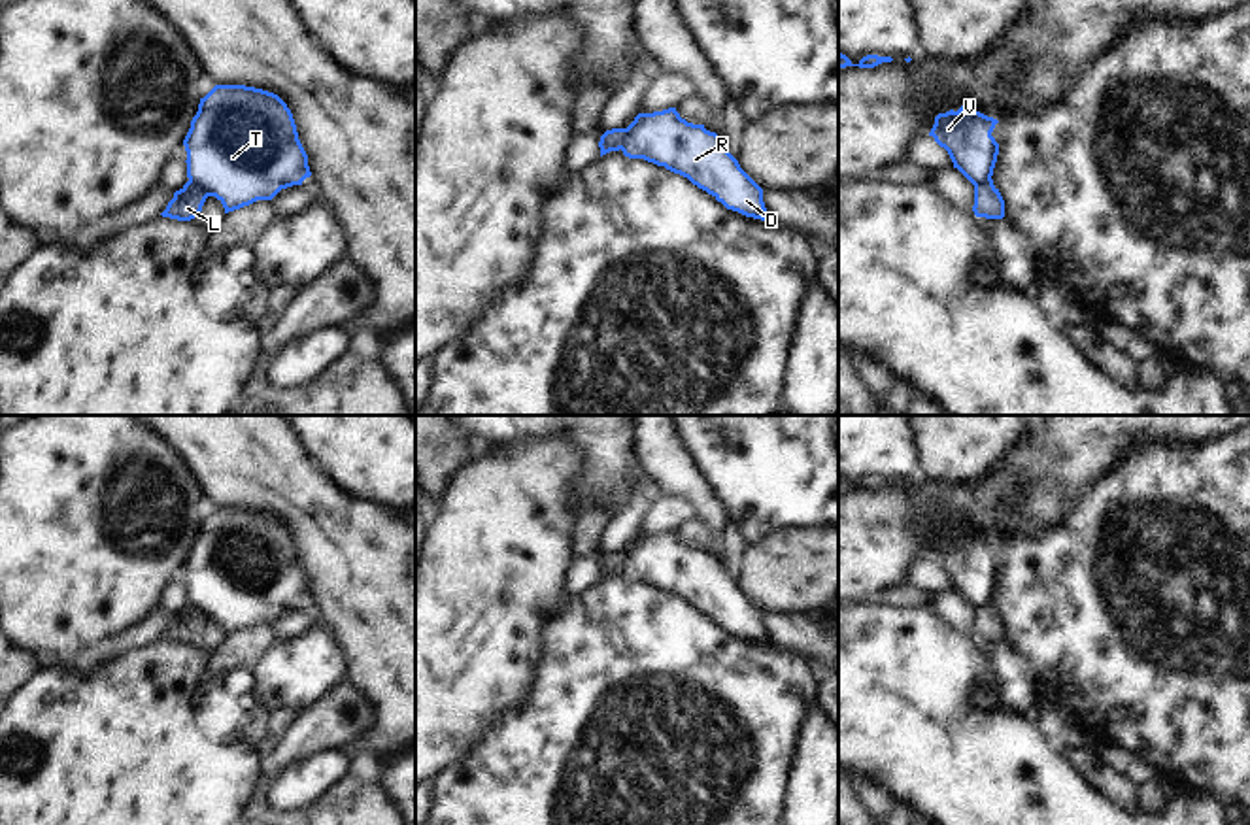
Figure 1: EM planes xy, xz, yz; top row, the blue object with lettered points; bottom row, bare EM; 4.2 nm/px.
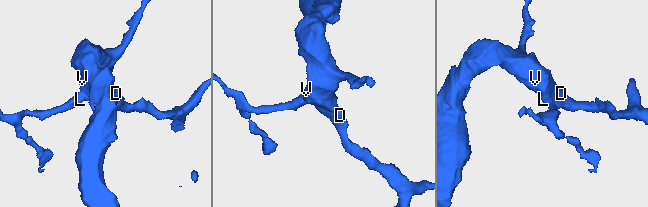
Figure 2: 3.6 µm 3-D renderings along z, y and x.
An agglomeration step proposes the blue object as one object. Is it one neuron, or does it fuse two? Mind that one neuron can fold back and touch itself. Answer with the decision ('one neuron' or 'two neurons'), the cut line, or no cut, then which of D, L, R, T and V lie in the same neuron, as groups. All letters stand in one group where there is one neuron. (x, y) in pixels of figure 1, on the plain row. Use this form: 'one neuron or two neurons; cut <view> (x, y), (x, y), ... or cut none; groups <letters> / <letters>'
two neurons; cut xz (624, 552), (620, 571); groups D R T V / L

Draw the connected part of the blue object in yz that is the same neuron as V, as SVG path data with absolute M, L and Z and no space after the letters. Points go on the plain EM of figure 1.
M961 529L935 540L929 559L944 570L957 591L974 610L993 608L999 566L991 559L999 544Z

